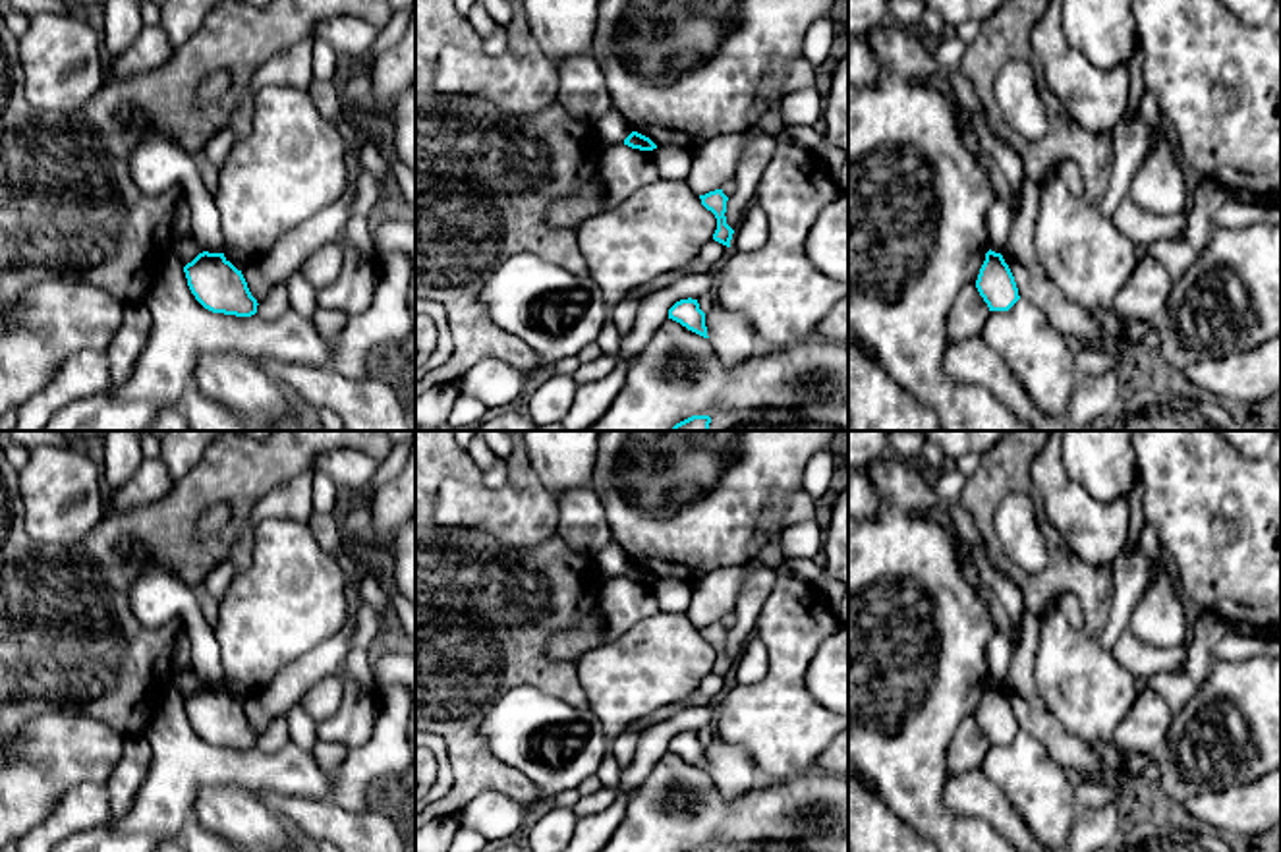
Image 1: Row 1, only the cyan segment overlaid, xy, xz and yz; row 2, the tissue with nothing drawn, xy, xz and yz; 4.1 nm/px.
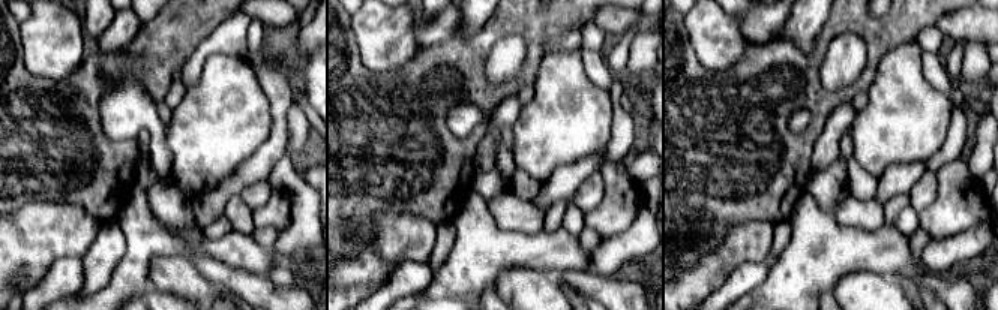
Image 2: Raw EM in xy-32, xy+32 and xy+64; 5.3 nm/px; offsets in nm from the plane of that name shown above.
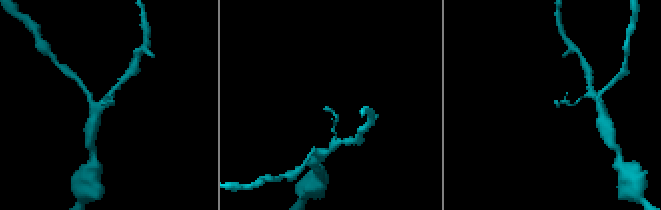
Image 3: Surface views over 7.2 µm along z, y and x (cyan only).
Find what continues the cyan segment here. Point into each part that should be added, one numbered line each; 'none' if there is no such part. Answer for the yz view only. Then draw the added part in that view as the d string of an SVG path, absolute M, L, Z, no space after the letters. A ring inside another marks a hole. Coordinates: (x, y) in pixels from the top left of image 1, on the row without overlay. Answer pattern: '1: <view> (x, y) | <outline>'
none

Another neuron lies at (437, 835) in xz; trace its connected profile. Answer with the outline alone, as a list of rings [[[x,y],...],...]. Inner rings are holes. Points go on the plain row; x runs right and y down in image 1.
[[[441,817],[415,831],[415,852],[448,852],[460,829],[458,817]]]

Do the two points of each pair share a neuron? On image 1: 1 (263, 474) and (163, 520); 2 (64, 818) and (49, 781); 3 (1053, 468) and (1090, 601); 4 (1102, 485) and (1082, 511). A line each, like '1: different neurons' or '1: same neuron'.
1: same neuron
2: different neurons
3: different neurons
4: different neurons

